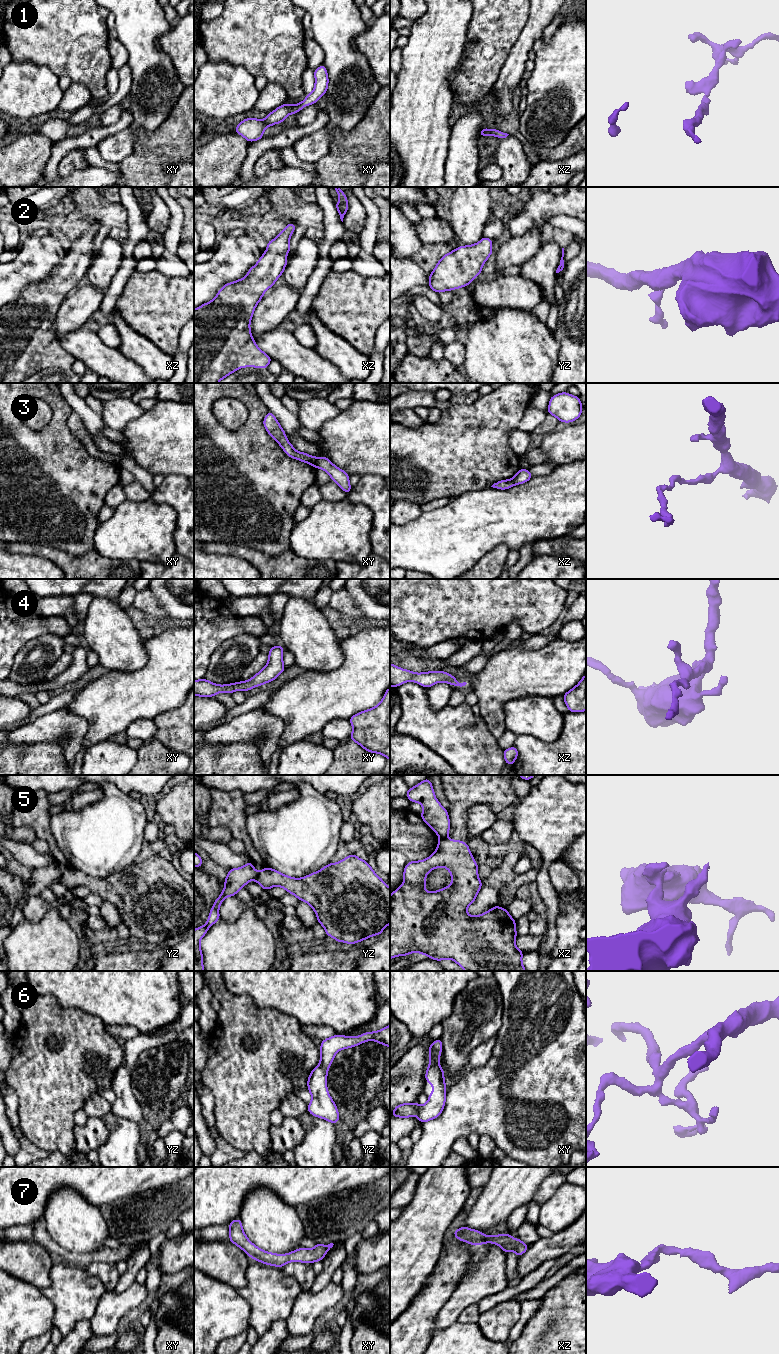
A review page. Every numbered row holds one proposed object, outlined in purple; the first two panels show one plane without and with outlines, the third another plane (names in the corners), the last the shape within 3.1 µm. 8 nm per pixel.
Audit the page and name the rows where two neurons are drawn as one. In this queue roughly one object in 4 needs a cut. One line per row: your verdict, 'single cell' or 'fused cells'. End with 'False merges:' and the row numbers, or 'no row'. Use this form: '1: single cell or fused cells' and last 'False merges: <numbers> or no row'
1: single cell
2: single cell
3: fused cells
4: single cell
5: fused cells
6: single cell
7: single cell
False merges: 3, 5

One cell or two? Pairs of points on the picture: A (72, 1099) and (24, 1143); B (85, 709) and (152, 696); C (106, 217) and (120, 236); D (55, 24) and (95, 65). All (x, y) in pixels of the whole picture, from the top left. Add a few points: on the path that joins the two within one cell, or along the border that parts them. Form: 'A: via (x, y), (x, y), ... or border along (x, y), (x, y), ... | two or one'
A: border along (23, 1134), (38, 1148), (49, 1151) | two
B: via (102, 703), (135, 696) | one
C: border along (110, 228), (127, 230) | two
D: via (65, 34), (85, 55) | one

